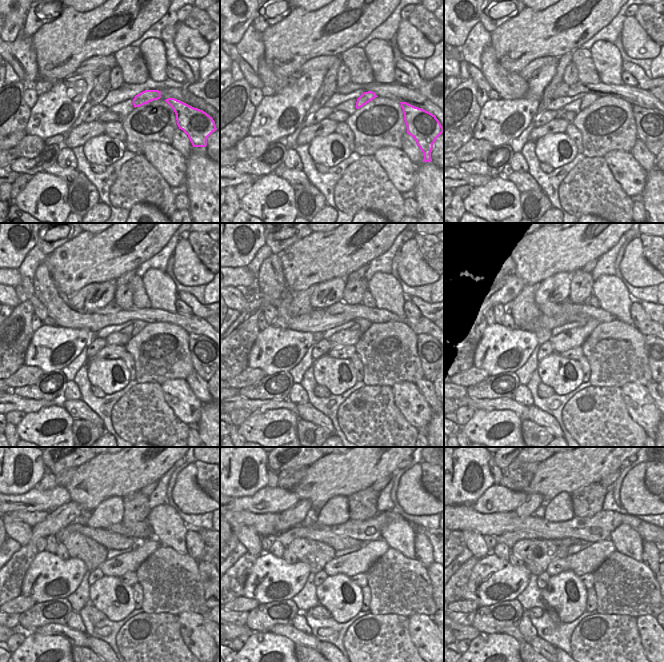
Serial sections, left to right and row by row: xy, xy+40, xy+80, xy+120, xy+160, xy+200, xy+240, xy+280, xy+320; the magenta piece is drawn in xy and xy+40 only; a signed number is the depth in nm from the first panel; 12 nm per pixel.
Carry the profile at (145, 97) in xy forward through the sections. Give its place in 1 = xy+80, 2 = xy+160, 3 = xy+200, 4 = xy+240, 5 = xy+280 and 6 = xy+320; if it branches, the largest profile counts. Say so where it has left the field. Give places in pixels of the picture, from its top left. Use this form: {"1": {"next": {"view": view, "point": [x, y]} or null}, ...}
{"1": {"next": {"view": "xy+80", "point": [588, 99]}}, "2": {"next": {"view": "xy+160", "point": [364, 324]}}, "3": {"next": {"view": "xy+200", "point": [551, 310]}}, "4": {"next": {"view": "xy+240", "point": [110, 540]}}, "5": {"next": {"view": "xy+280", "point": [337, 542]}}, "6": {"next": {"view": "xy+320", "point": [510, 538]}}}

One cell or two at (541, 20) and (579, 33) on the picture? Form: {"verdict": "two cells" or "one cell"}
{"verdict": "one cell"}

